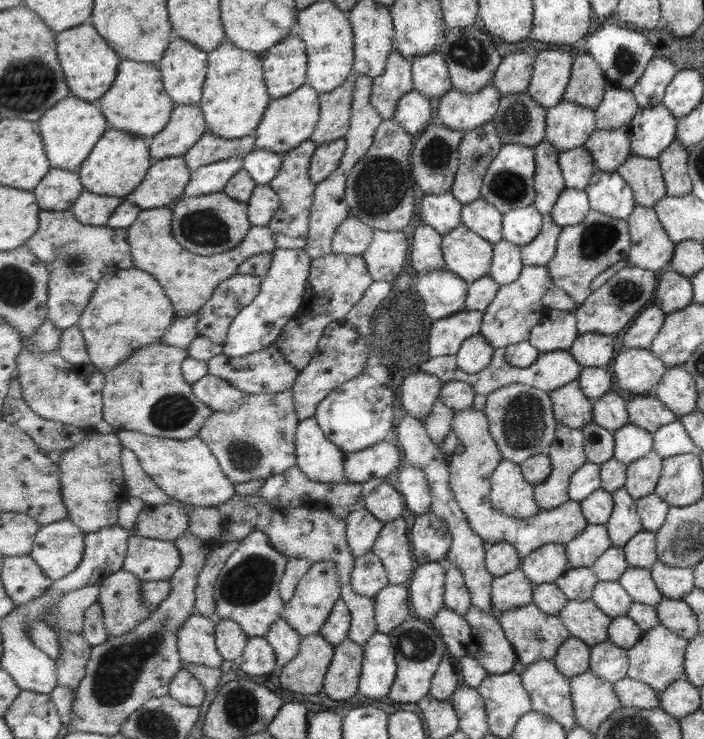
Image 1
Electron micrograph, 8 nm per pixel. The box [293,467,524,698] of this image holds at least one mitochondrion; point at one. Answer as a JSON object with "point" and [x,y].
{"point":[417,645]}

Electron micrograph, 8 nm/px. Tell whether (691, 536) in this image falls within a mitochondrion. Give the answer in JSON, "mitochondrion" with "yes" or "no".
{"mitochondrion":"yes"}

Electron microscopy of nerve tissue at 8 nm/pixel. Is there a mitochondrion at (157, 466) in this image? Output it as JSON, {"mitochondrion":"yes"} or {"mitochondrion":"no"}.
{"mitochondrion":"no"}

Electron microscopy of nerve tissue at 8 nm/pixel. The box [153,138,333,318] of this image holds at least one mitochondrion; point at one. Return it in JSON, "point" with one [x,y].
{"point":[200,228]}

